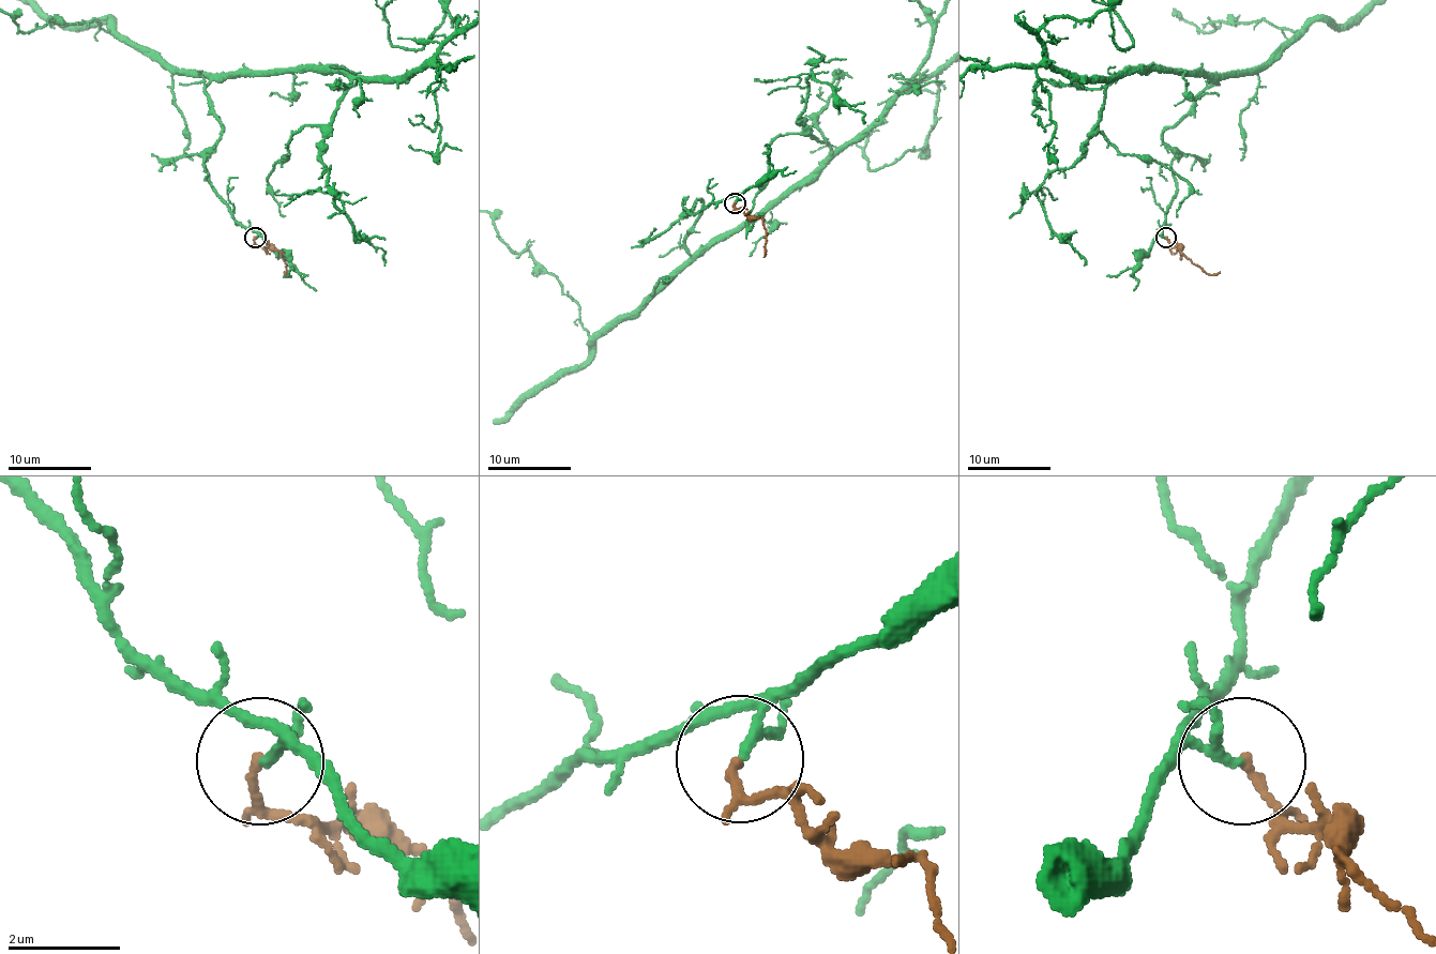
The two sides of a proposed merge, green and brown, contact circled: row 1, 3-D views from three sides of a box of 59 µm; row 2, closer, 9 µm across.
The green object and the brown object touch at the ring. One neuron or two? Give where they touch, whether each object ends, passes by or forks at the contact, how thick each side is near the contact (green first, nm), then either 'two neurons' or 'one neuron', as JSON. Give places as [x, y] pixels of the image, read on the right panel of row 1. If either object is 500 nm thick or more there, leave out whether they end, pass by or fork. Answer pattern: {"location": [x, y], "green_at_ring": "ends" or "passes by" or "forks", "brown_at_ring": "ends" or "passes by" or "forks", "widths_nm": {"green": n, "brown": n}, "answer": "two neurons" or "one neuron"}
{"location": [1166, 238], "green_at_ring": "passes by", "brown_at_ring": "ends", "widths_nm": {"green": 120, "brown": 140}, "answer": "one neuron"}

